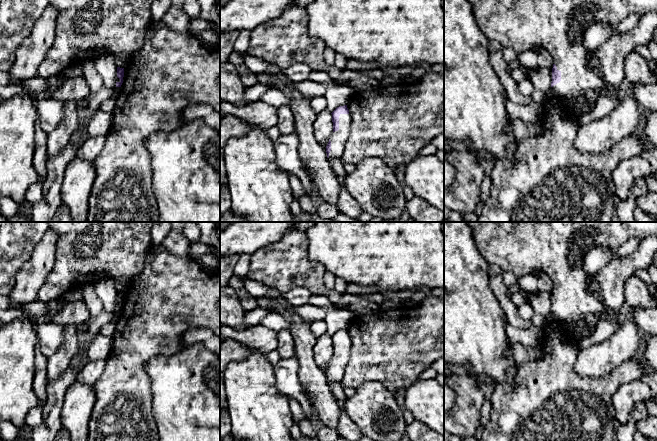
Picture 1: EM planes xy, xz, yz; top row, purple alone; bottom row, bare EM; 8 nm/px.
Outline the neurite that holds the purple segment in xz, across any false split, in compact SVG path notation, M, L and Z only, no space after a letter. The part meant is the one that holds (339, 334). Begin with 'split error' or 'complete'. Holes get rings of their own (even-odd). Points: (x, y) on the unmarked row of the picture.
split error; M347 329L337 331L332 337L333 357L326 370L328 385L341 382L351 352Z

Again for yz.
split error; M466 222L473 232L475 245L479 253L488 264L490 277L502 275L505 272L513 273L521 278L531 273L544 273L553 283L552 292L552 318L567 324L573 324L586 314L596 314L601 321L609 319L608 309L598 301L586 289L585 272L583 264L575 264L569 258L569 249L573 244L574 234L583 230L591 229L591 235L586 239L583 249L584 257L596 247L607 245L618 248L624 245L632 237L643 239L657 234L657 222Z

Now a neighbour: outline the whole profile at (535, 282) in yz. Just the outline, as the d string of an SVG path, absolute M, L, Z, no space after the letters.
M531 273L517 279L522 291L526 294L550 291L553 289L551 279L544 273Z

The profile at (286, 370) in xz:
M295 357L281 359L274 366L276 387L280 395L298 400L302 406L306 419L312 422L317 416L308 398L302 392L302 385L298 379L298 369L299 362Z

